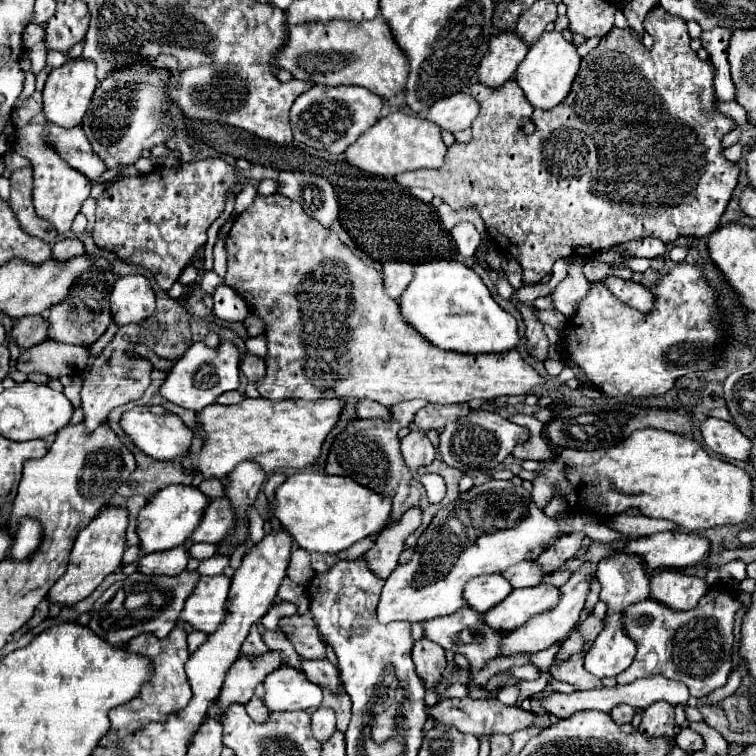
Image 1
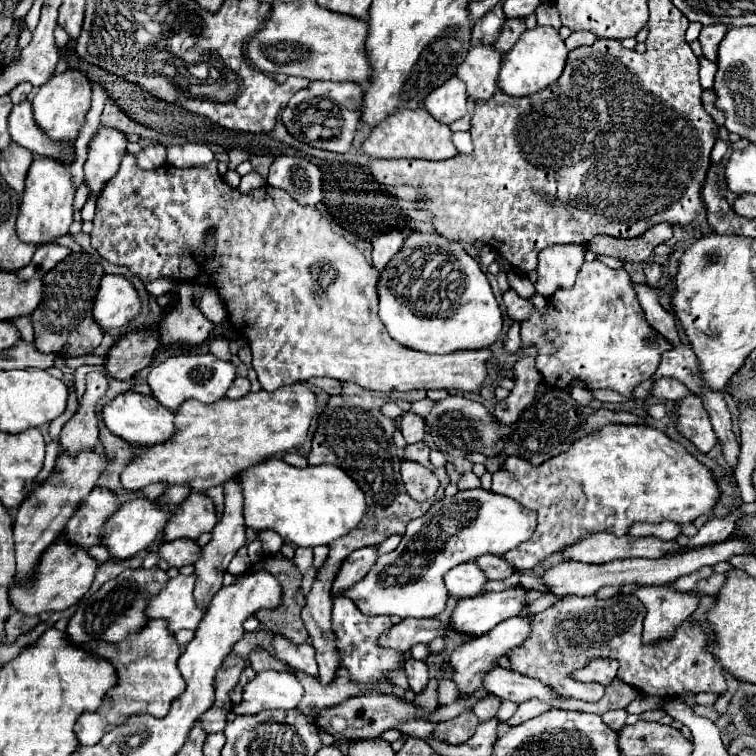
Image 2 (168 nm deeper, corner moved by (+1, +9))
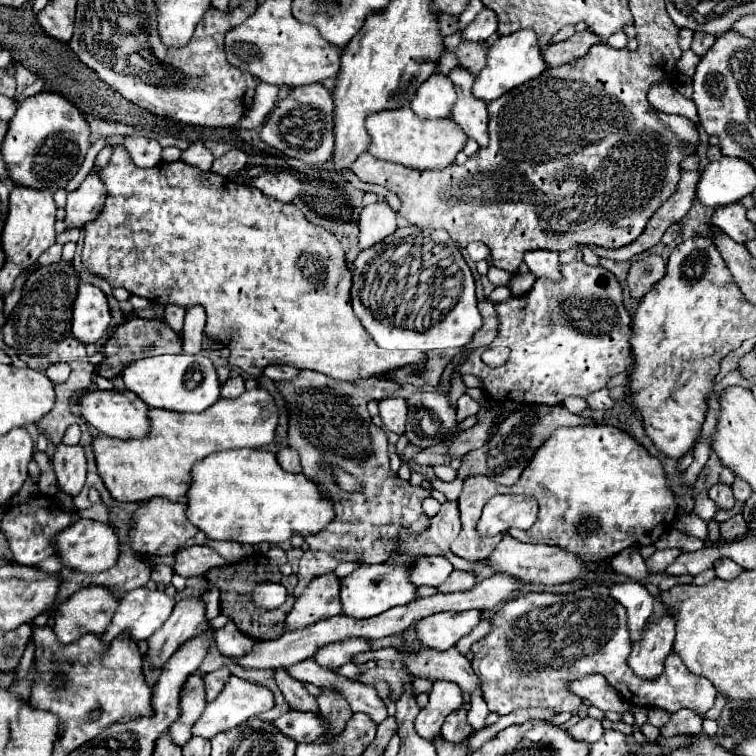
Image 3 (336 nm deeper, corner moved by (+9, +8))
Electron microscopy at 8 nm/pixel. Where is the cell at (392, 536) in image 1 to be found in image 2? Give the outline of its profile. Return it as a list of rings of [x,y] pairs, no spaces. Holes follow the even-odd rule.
[[[367,546],[361,550],[355,550],[351,556],[347,556],[347,560],[343,562],[339,576],[335,578],[333,584],[333,596],[337,596],[341,590],[351,588],[355,582],[363,580],[363,576],[367,576],[367,572],[375,566],[379,558],[379,550],[377,546]]]

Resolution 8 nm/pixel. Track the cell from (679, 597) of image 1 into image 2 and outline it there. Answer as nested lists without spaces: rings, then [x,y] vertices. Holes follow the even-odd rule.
[[[669,584],[637,588],[633,592],[647,608],[643,640],[655,642],[673,636],[675,628],[699,606],[699,592],[679,592]]]

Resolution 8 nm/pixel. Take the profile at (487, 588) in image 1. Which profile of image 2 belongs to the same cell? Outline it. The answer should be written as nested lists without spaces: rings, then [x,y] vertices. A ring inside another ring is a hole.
[[[467,562],[467,564],[459,564],[459,568],[453,568],[451,572],[447,572],[445,582],[447,582],[449,594],[455,600],[463,600],[463,598],[481,594],[489,580],[487,580],[487,574],[475,562]]]

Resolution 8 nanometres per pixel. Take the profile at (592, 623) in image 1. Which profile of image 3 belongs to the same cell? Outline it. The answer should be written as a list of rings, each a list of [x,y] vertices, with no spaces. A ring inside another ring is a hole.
[[[577,589],[573,593],[559,593],[559,595],[547,591],[541,593],[529,591],[529,593],[515,595],[495,615],[491,615],[491,633],[479,639],[477,643],[473,643],[471,651],[473,651],[471,667],[481,681],[483,699],[489,711],[497,715],[507,715],[515,709],[525,709],[525,707],[543,707],[555,713],[563,713],[563,711],[573,713],[583,705],[583,701],[575,697],[567,689],[567,685],[569,681],[593,673],[603,675],[627,703],[637,705],[637,701],[643,699],[645,701],[641,703],[643,707],[659,707],[665,709],[667,713],[675,713],[679,709],[691,709],[703,717],[713,707],[717,695],[715,687],[705,677],[689,673],[689,669],[683,665],[683,661],[679,661],[679,657],[675,657],[675,653],[667,657],[665,671],[659,679],[643,681],[641,677],[635,677],[635,673],[631,673],[627,665],[631,645],[627,633],[625,607],[617,603],[613,597],[597,595],[591,589]]]

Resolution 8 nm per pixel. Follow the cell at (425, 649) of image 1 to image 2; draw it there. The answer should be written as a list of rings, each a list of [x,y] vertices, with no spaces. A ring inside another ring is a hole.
[[[407,660],[405,662],[405,676],[409,678],[409,686],[411,686],[411,690],[415,692],[415,694],[419,694],[425,686],[427,686],[427,682],[429,682],[429,678],[431,678],[431,672],[429,672],[429,666],[427,666],[427,662],[423,662],[423,660]]]

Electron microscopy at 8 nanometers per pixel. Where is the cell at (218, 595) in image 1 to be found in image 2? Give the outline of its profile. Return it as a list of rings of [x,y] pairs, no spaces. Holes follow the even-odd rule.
[[[179,574],[169,580],[167,588],[159,592],[159,596],[151,598],[147,606],[147,616],[163,618],[171,622],[171,630],[179,632],[183,628],[197,630],[199,622],[203,620],[207,608],[201,608],[193,596],[197,584],[197,574]]]

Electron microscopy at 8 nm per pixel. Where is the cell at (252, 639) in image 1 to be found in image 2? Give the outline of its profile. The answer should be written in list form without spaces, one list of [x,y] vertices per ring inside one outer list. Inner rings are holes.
[[[255,648],[255,650],[251,650],[251,654],[249,654],[249,664],[251,664],[251,668],[255,670],[255,672],[259,672],[259,670],[289,670],[289,672],[295,672],[295,670],[291,670],[287,664],[283,664],[281,660],[277,660],[275,656],[271,656],[265,648]]]

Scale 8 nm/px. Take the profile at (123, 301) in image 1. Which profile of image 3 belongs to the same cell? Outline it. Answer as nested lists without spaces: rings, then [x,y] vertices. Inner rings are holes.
[[[81,283],[77,289],[77,297],[73,301],[73,337],[83,341],[83,345],[97,343],[103,337],[109,321],[111,313],[107,307],[105,293],[95,285]]]

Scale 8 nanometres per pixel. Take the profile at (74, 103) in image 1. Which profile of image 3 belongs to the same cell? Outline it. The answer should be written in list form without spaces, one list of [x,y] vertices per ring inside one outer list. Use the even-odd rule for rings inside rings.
[[[39,93],[35,97],[29,97],[23,103],[19,103],[17,113],[9,121],[9,131],[3,139],[1,153],[3,153],[3,161],[7,165],[7,179],[19,187],[49,189],[51,193],[55,193],[57,189],[65,189],[65,185],[81,169],[89,145],[91,145],[89,143],[89,125],[75,105],[67,103],[67,99],[59,97],[57,93]]]

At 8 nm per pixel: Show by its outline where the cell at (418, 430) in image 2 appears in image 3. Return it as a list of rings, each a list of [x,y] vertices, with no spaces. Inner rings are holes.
[[[387,397],[379,401],[379,417],[383,419],[383,425],[393,433],[405,431],[407,421],[407,405],[403,397]]]

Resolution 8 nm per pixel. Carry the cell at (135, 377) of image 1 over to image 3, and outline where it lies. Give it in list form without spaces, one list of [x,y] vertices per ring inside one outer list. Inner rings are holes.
[[[61,443],[53,457],[53,469],[59,479],[59,489],[71,497],[79,495],[79,491],[85,485],[85,473],[87,473],[87,461],[83,449],[79,445],[67,447]]]

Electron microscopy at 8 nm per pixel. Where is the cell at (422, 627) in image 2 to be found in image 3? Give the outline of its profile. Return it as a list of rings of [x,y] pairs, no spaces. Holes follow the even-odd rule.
[[[347,639],[347,641],[337,641],[331,645],[323,645],[321,649],[315,651],[313,661],[319,663],[321,667],[327,669],[337,669],[339,665],[345,665],[351,661],[353,655],[367,651],[369,649],[369,641],[359,641],[359,639]]]

